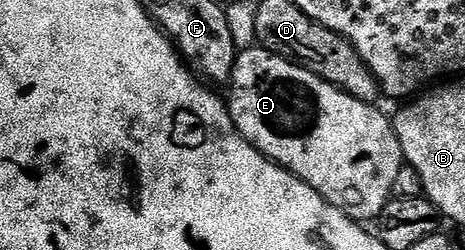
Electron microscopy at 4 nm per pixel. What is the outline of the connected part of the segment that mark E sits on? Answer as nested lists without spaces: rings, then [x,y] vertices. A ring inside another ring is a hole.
[[[260,45],[246,47],[238,54],[227,90],[227,106],[241,136],[268,159],[311,185],[332,207],[352,219],[373,221],[388,205],[403,160],[392,118],[385,116],[380,106],[343,93],[300,63],[273,55]]]

